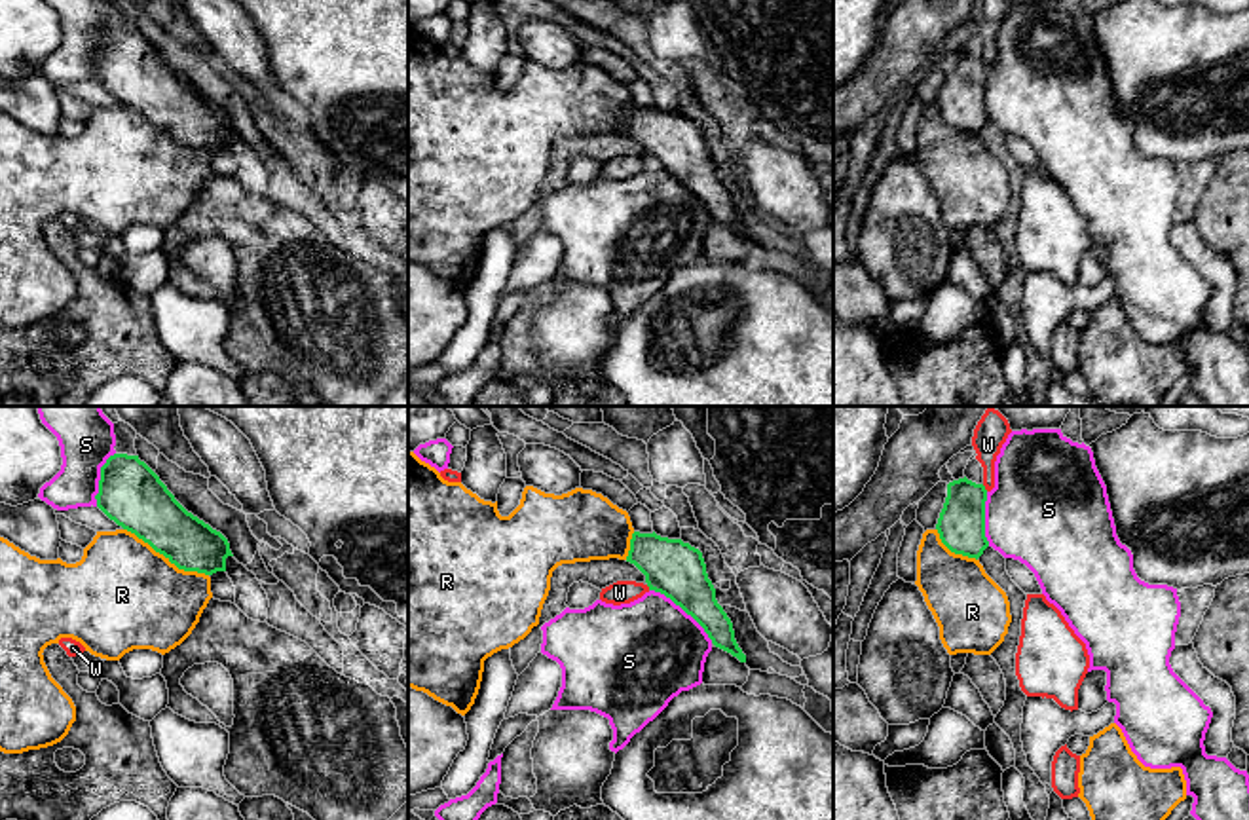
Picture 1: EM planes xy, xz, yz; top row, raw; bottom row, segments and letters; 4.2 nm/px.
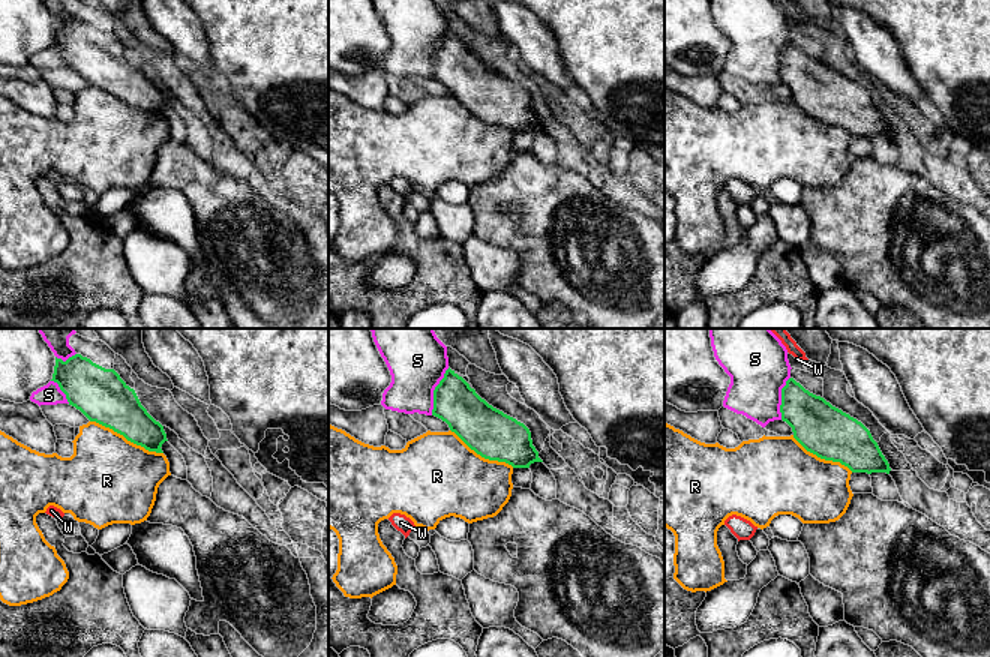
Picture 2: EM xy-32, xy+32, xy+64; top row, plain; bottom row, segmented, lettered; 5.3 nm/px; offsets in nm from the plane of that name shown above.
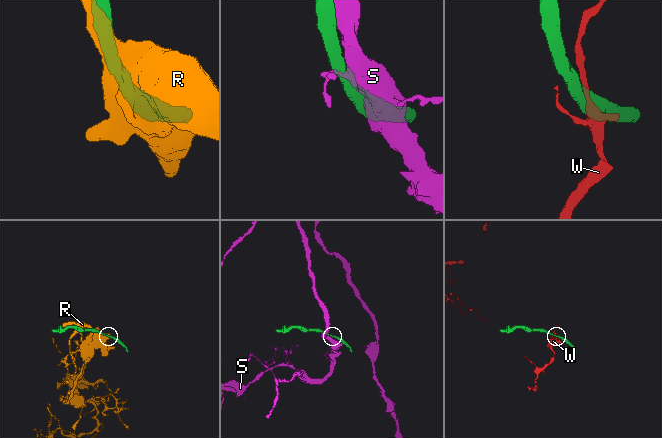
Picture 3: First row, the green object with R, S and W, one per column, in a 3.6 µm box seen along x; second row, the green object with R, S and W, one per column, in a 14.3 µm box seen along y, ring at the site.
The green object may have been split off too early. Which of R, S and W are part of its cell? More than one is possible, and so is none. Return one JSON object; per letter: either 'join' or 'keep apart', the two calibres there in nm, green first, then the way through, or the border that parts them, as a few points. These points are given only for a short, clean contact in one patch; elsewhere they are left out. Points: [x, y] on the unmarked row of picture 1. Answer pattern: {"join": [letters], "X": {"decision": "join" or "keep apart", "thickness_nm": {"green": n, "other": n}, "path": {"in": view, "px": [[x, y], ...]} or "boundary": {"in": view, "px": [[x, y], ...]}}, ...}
{"join": ["R"], "R": {"decision": "join", "thickness_nm": {"green": 260, "other": 460}}, "S": {"decision": "keep apart", "thickness_nm": {"green": 240, "other": 440}}, "W": {"decision": "keep apart", "thickness_nm": {"green": 200, "other": 130}, "boundary": {"in": "yz", "px": [[982, 59], [988, 65]]}}}

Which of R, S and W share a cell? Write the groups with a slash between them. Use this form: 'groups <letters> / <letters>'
groups R / S / W

